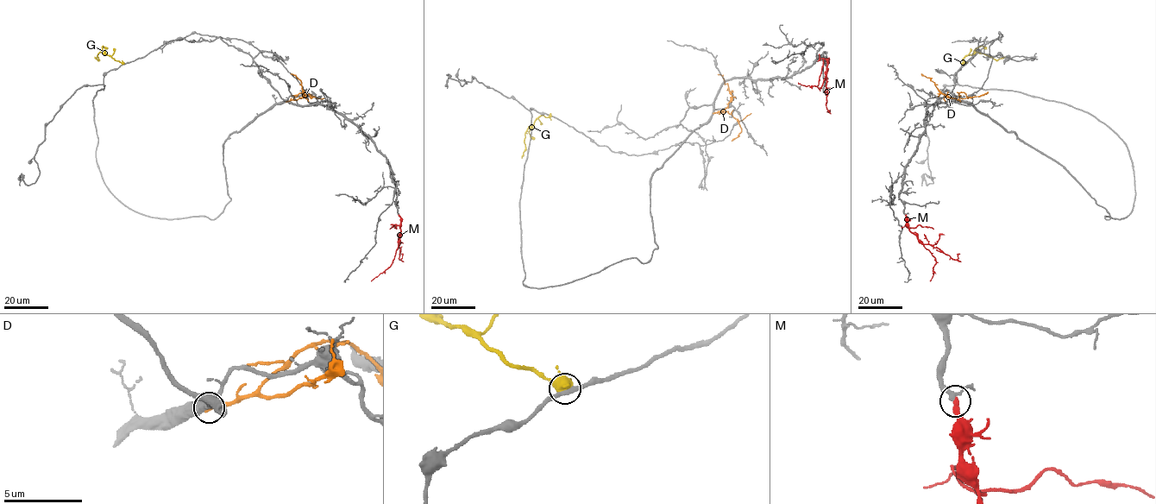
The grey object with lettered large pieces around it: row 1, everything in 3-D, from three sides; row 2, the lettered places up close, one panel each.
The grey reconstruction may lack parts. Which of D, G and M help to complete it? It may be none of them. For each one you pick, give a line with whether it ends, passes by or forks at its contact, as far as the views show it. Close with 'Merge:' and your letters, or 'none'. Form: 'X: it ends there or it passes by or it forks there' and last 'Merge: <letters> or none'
M: it ends there
Merge: M

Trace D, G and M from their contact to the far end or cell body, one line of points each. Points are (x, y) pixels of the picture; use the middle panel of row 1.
D: (713, 113), (723, 110), (731, 96), (723, 77), (718, 74)
G: (550, 116), (540, 116), (527, 129), (521, 158)
M: (826, 58), (826, 75), (819, 89), (798, 83)

